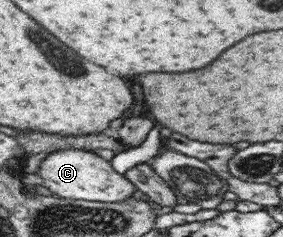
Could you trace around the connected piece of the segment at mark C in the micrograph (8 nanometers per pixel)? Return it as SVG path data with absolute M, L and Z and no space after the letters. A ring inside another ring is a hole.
M77 149L59 150L49 154L40 164L39 173L36 176L23 174L19 180L25 185L45 187L54 196L73 201L115 203L137 196L135 186L124 174L115 173L110 166L110 161L103 160L91 152Z

